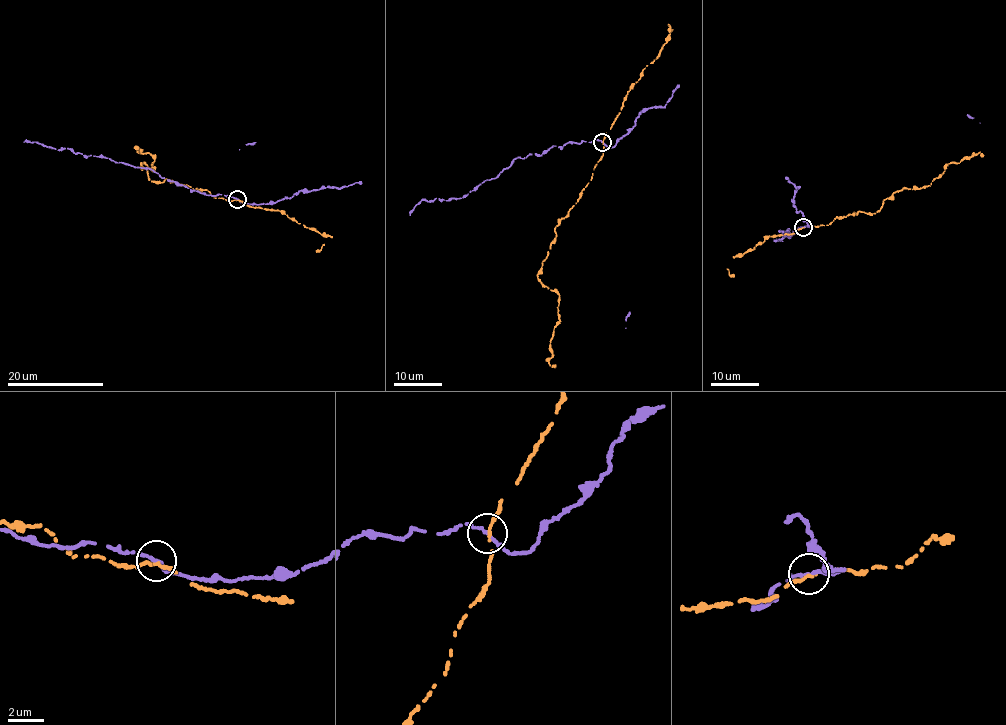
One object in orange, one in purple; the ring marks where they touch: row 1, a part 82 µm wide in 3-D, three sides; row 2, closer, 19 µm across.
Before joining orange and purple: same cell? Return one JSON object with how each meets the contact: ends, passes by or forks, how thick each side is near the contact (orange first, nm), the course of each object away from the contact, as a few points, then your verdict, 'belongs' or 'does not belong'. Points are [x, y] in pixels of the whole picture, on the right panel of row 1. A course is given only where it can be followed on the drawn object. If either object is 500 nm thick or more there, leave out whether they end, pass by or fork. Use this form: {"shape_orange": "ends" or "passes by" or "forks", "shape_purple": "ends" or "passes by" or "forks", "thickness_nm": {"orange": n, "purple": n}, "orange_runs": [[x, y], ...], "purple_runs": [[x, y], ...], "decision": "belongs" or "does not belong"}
{"shape_orange": "passes by", "shape_purple": "passes by", "thickness_nm": {"orange": 150, "purple": 190}, "orange_runs": [[803, 228], [828, 225], [835, 217], [858, 211], [877, 212], [894, 193], [931, 184], [949, 163], [981, 157]], "purple_runs": [[803, 226], [788, 236], [778, 231], [787, 229], [785, 233], [790, 233], [774, 240], [783, 241]], "decision": "belongs"}

